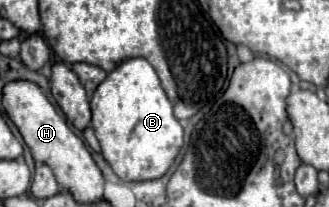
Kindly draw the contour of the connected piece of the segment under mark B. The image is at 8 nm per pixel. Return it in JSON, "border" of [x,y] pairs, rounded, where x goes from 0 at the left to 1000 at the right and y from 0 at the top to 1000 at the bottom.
{"border":[[[392,280],[331,348],[277,473],[277,541],[307,744],[380,879],[489,860],[556,705],[556,618],[526,560],[526,502],[441,280]]]}

